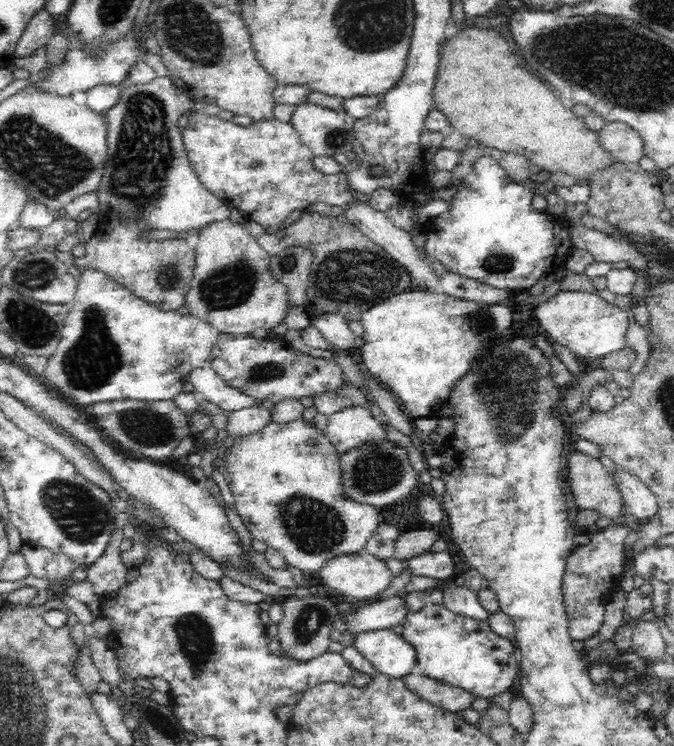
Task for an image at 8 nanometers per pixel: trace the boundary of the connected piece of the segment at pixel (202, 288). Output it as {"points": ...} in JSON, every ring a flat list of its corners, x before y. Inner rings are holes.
{"points":[[230,219,208,222,199,229,195,251,195,270,184,304,190,311,189,315,208,322,219,333,232,335,248,336,257,328,264,328,270,334,273,328,284,323,284,317,292,307,287,286,273,275,269,265,271,254,260,246,258,239,250,235,242,223,235,224]]}

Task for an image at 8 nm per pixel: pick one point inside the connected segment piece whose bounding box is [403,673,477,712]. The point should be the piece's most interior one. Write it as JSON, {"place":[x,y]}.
{"place":[452,698]}

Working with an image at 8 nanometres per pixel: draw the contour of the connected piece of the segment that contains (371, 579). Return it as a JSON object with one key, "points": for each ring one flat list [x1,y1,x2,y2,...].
{"points":[[364,551,333,558,319,570,318,576,324,583,324,587,337,596,350,596,350,598,356,598,366,604,372,603,372,600,378,600,380,594,388,588,392,581,384,559,378,559]]}

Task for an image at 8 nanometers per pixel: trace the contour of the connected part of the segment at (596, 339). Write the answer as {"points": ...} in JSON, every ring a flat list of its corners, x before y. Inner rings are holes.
{"points":[[561,290,534,309,539,326,550,335,550,341,565,346,576,357,600,360,627,347,626,336,633,322,632,313,606,302,597,292]]}

